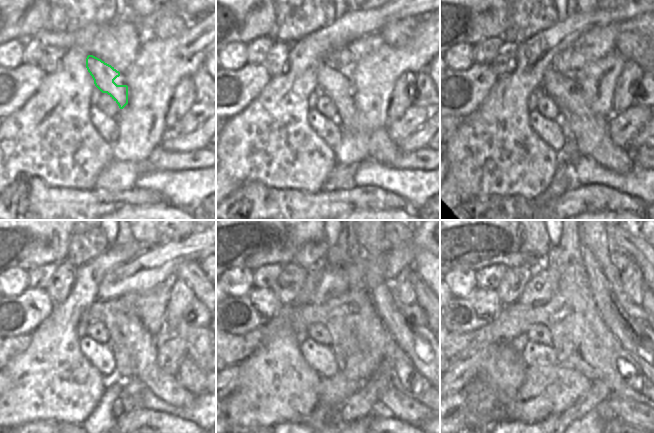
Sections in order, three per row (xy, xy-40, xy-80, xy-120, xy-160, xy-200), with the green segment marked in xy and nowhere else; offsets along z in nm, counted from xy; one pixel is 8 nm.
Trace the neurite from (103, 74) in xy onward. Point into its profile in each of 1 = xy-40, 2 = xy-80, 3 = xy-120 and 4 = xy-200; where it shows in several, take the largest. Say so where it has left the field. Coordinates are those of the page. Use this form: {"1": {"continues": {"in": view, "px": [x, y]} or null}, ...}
{"1": {"continues": {"in": "xy-40", "px": [381, 148]}}, "2": {"continues": {"in": "xy-80", "px": [592, 133]}}, "3": {"continues": {"in": "xy-120", "px": [144, 349]}}, "4": {"continues": {"in": "xy-200", "px": [640, 415]}}}

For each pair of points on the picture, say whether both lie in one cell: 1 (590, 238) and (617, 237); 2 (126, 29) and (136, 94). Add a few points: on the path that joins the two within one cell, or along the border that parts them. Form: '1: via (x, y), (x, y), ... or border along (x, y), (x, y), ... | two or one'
1: border along (607, 230), (612, 250) | two
2: border along (141, 44), (134, 61), (124, 73) | two

